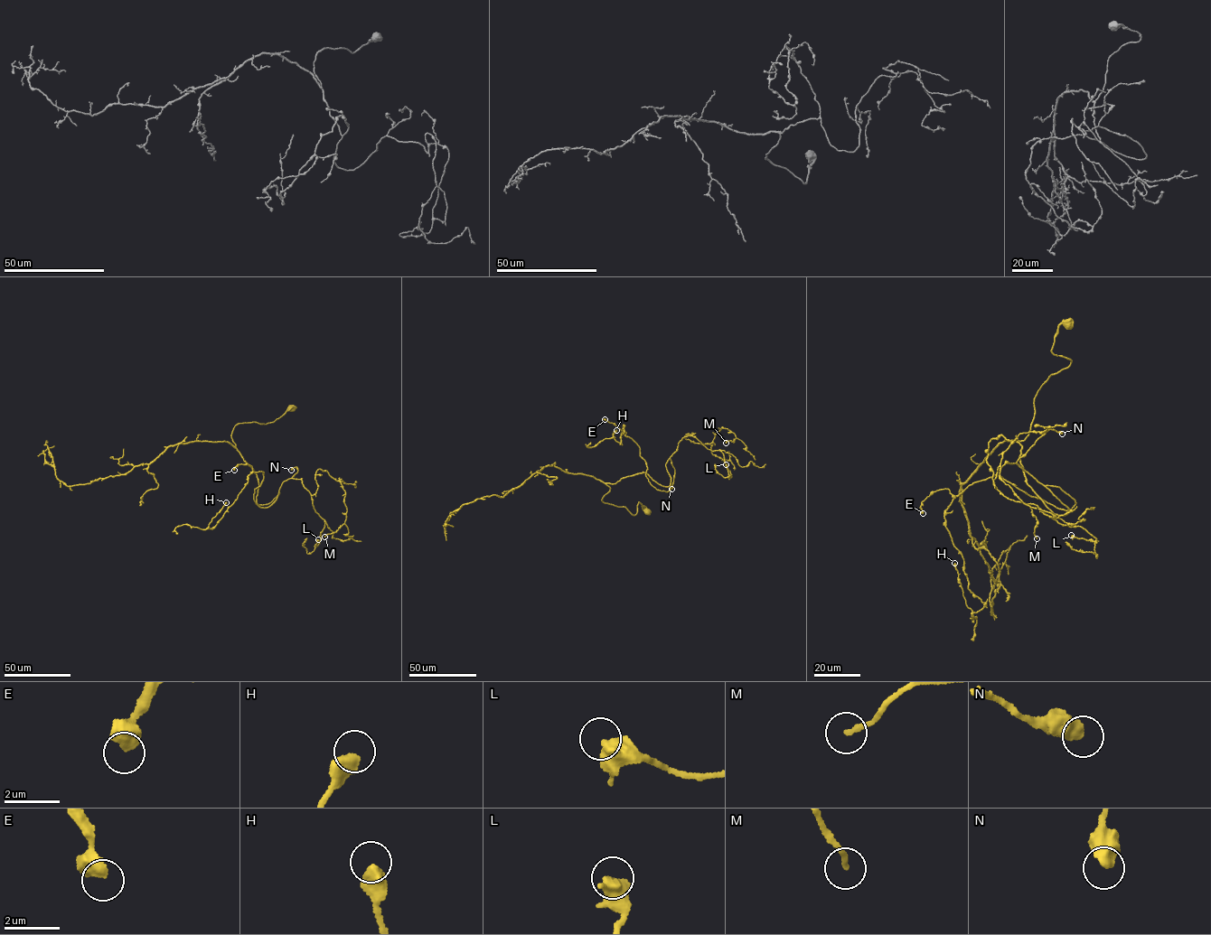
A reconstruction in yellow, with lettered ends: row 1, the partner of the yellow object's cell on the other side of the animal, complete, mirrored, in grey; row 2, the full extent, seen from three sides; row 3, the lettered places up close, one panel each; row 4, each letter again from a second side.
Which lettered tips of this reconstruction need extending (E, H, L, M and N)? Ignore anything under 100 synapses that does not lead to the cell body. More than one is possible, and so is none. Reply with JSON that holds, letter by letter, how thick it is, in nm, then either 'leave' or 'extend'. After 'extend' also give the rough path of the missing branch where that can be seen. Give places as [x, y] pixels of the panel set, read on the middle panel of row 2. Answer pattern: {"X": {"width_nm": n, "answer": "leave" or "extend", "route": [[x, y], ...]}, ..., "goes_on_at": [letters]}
{"E": {"width_nm": 360, "answer": "leave"}, "H": {"width_nm": 550, "answer": "leave"}, "L": {"width_nm": 420, "answer": "leave"}, "M": {"width_nm": 180, "answer": "leave"}, "N": {"width_nm": 550, "answer": "leave"}, "goes_on_at": []}

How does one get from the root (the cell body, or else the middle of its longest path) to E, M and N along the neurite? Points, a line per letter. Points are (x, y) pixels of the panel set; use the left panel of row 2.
E: (292, 409), (231, 435), (258, 478), (258, 505), (274, 502), (279, 492), (254, 499), (264, 472), (234, 470)
M: (292, 409), (232, 445), (260, 507), (288, 479), (340, 481), (324, 537)
N: (292, 409), (266, 424), (239, 423), (231, 435), (258, 478), (259, 507), (274, 502), (297, 470), (291, 470)

